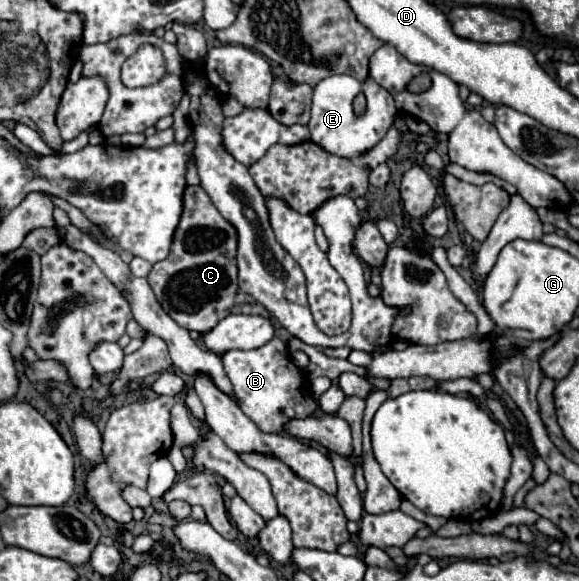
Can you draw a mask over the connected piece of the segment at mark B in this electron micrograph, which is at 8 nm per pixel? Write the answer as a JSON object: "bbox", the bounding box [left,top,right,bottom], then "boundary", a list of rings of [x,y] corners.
{"bbox":[221,337,317,433],"boundary":[[[273,337],[267,345],[251,351],[227,351],[221,355],[223,369],[233,385],[233,397],[239,409],[263,431],[263,433],[285,433],[285,425],[293,419],[311,417],[317,409],[317,401],[309,393],[305,373],[291,361],[287,343]]]}

